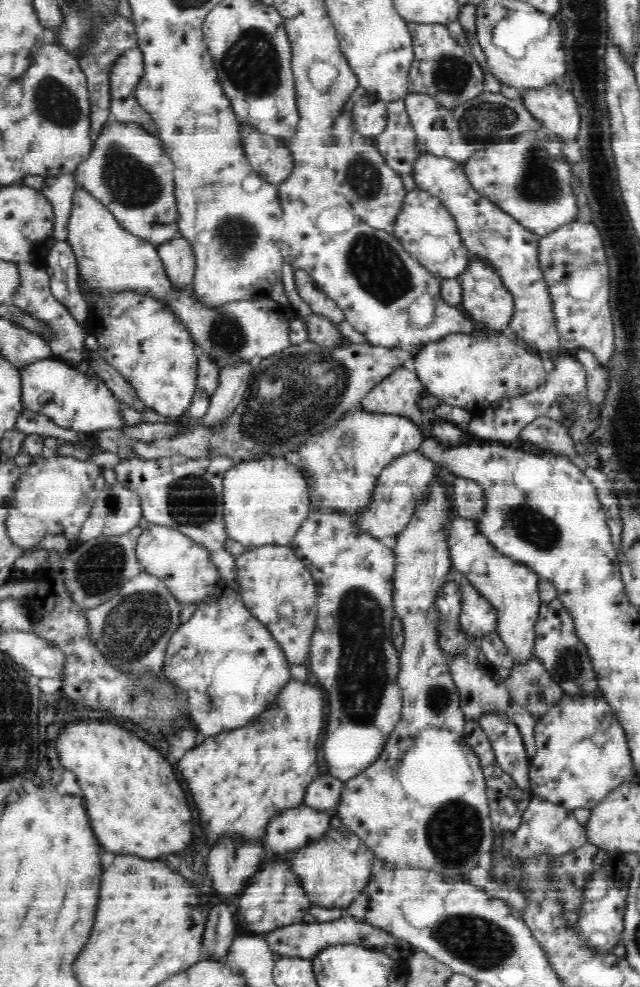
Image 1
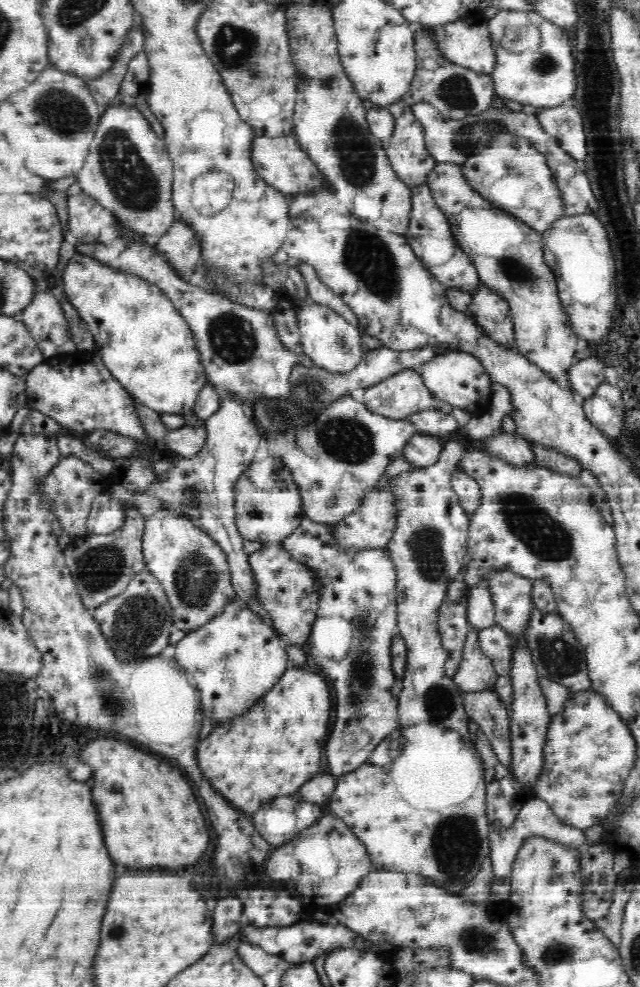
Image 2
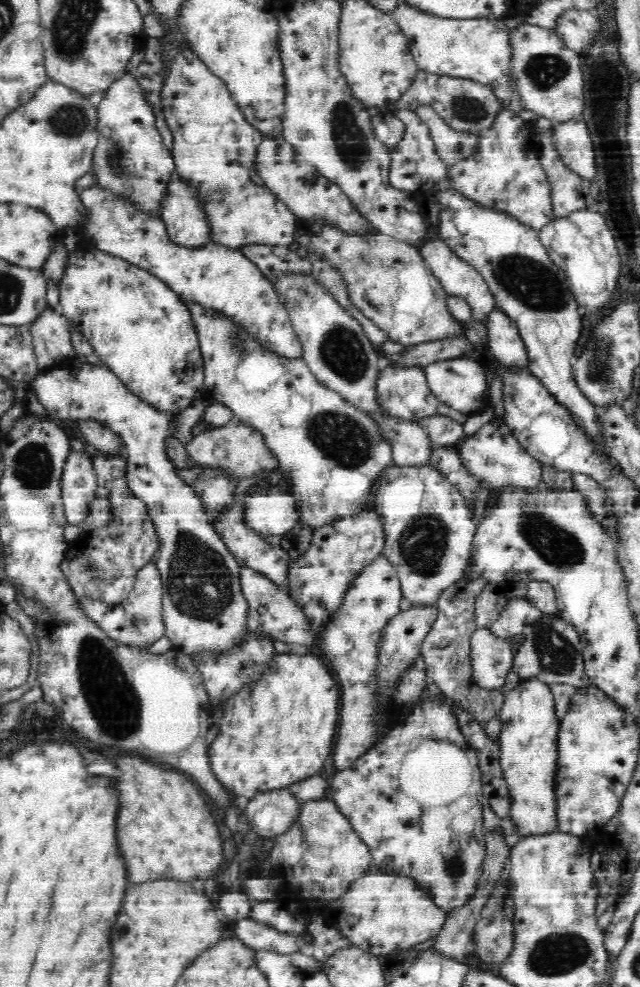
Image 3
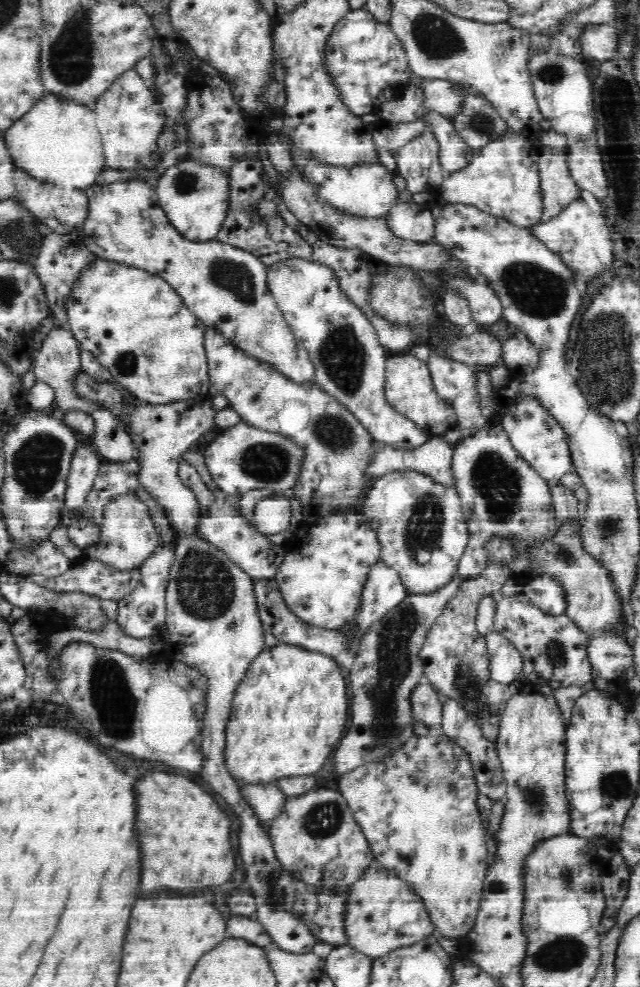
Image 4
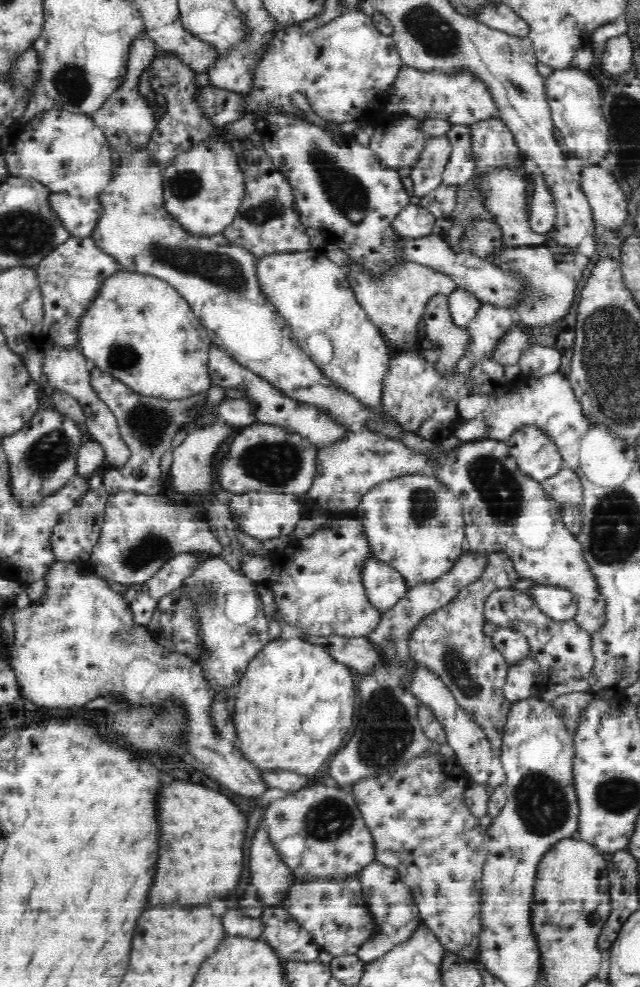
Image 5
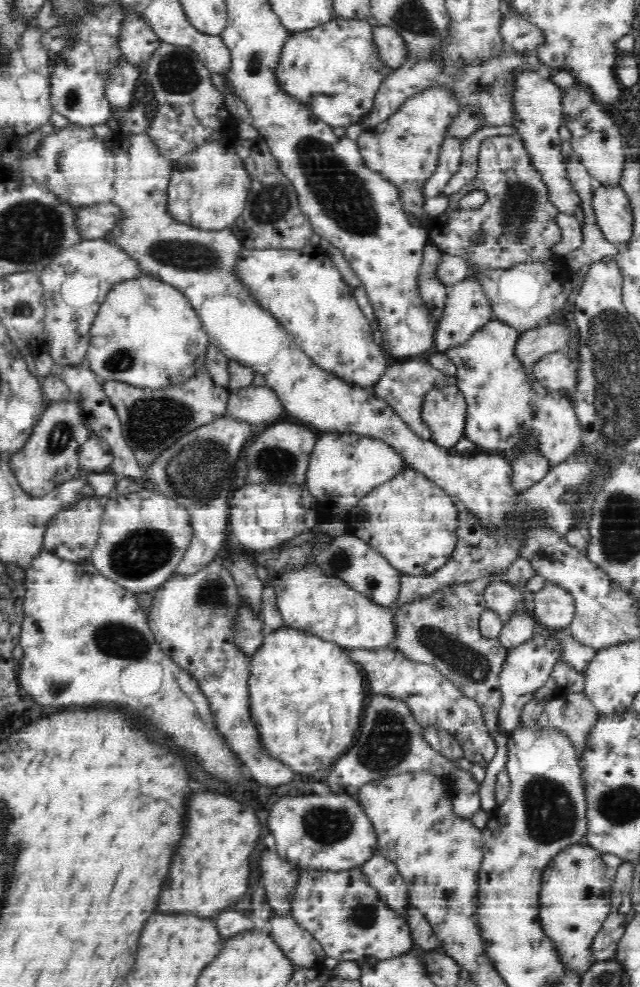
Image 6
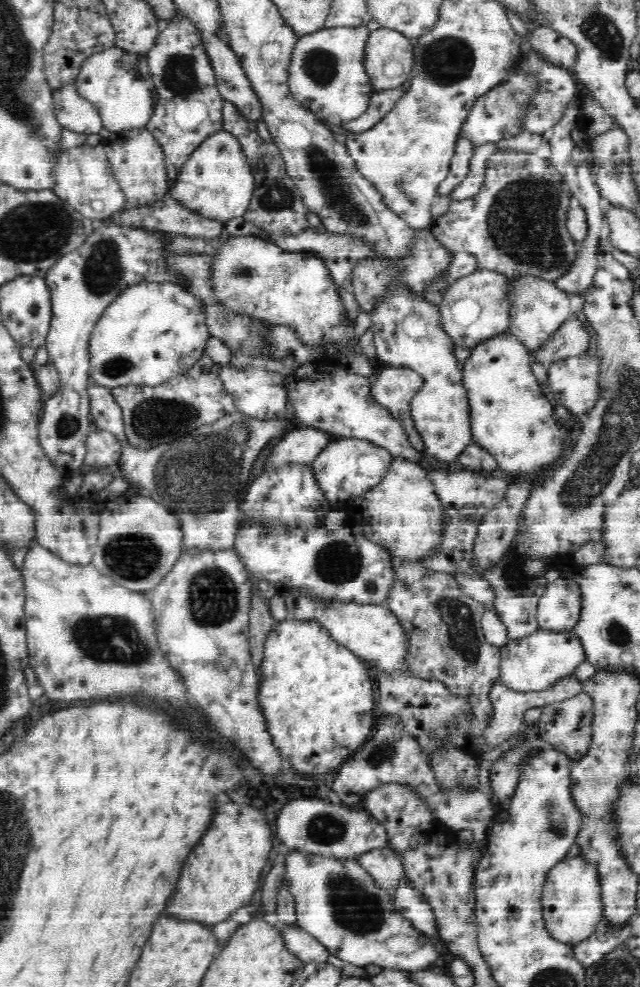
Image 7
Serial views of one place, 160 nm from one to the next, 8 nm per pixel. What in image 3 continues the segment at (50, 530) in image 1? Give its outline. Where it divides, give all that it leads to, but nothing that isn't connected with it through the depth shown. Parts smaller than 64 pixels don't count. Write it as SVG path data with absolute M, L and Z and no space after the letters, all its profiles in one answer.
M84 449L72 450L61 479L67 524L81 526L90 513L98 488L92 455Z

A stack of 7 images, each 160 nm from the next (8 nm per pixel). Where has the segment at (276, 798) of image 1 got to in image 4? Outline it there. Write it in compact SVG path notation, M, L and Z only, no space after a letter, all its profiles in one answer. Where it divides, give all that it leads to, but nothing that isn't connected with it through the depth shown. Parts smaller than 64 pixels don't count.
M279 642L256 657L237 686L226 729L224 753L233 778L244 783L268 783L276 782L282 776L314 775L318 772L340 744L348 724L350 698L346 692L348 682L342 672L346 668L347 665L334 657L292 643Z

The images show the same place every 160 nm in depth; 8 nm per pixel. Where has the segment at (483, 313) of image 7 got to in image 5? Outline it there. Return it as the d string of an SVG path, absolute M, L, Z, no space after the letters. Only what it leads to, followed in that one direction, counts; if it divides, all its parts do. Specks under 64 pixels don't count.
M457 287L448 295L448 298L450 322L456 329L467 329L483 308L480 299L473 292L462 287Z

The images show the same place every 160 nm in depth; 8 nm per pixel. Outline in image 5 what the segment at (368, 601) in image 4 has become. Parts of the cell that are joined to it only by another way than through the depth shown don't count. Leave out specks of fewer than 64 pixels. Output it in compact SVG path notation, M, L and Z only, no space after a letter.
M373 556L359 564L359 576L368 600L378 610L392 608L406 594L408 584L405 578L394 567Z

